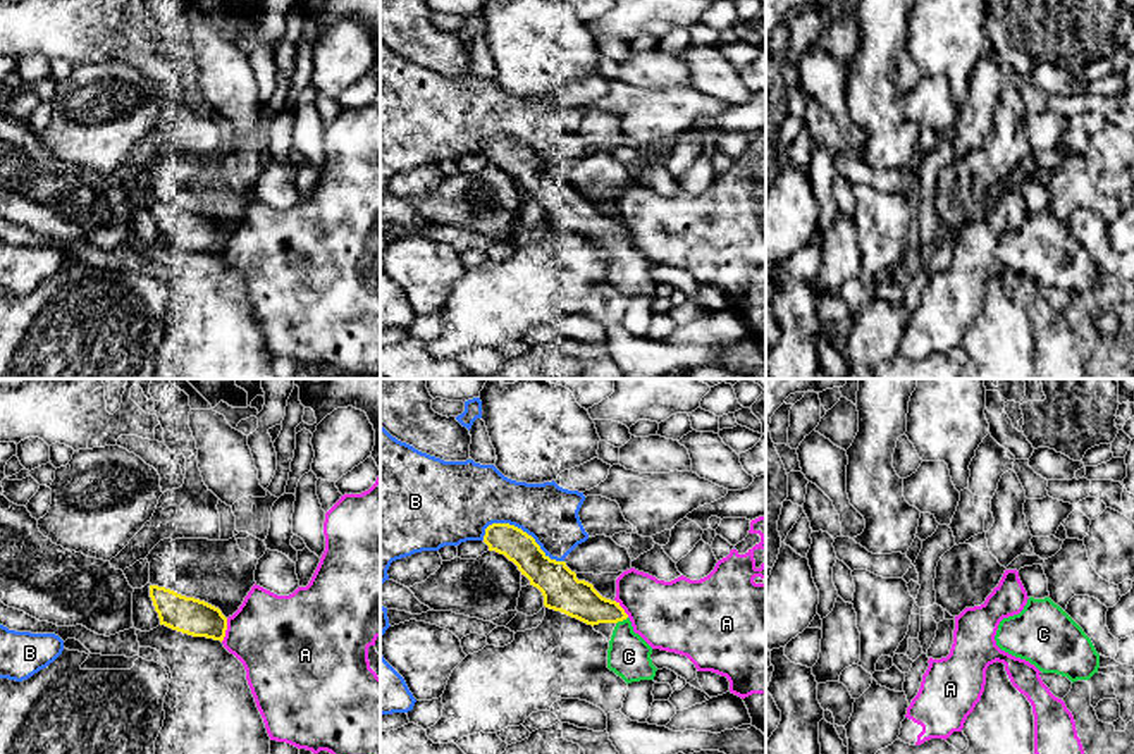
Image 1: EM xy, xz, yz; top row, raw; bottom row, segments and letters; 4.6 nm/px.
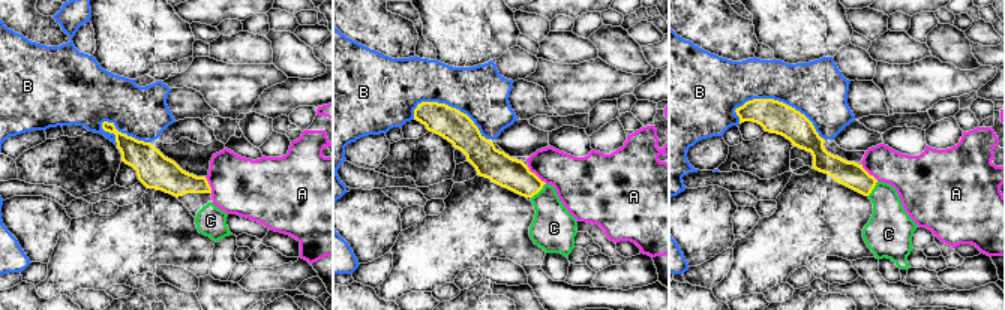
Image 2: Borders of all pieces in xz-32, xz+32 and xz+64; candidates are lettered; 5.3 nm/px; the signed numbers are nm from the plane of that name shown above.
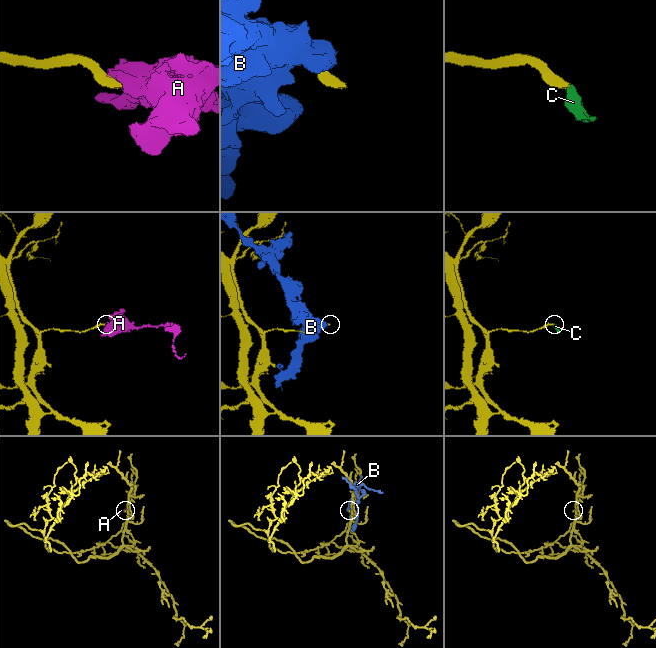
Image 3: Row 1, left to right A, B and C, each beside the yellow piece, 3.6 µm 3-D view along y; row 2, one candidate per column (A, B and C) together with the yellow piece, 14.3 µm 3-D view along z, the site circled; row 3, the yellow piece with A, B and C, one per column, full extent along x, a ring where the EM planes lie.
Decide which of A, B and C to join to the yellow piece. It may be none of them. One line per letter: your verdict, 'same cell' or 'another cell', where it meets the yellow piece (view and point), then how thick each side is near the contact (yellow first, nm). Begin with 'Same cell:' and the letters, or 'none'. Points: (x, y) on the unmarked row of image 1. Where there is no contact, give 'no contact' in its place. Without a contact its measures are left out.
Same cell: C
A: another cell; contact xy (226, 243); calibres 170 and 400 nm
B: another cell; contact xz (525, 147); calibres 170 and 280 nm
C: same cell; contact xz (622, 234); calibres 180 and 200 nm

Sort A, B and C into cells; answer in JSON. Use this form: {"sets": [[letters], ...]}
{"sets": [["A"], ["B"], ["C"]]}

